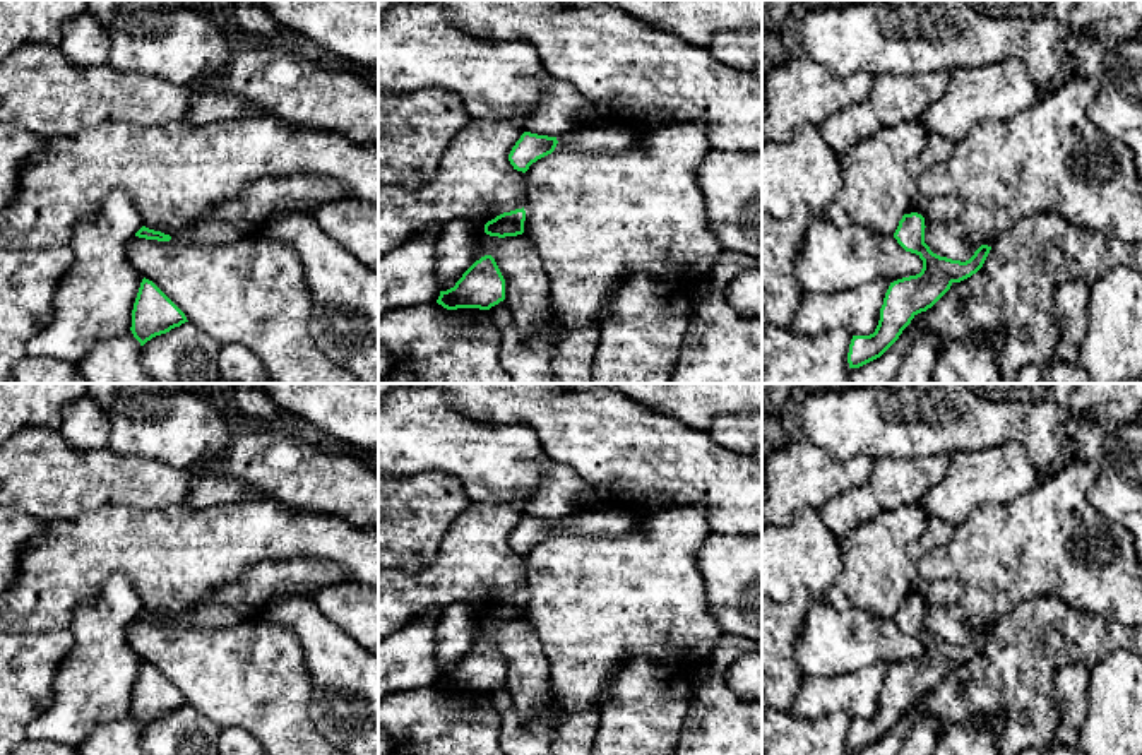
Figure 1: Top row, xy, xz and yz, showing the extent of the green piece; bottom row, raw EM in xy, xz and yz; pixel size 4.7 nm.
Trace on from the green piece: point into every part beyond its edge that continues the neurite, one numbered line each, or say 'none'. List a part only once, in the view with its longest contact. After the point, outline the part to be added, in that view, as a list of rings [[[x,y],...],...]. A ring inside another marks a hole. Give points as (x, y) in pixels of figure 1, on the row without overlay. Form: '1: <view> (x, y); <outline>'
1: xz (589, 523); [[[584,510],[556,520],[555,534],[584,538],[625,538],[640,526],[642,517],[618,510]]]

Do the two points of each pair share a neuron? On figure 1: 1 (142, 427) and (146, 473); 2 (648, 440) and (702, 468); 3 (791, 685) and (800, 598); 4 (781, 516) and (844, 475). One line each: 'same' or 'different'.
1: different
2: same
3: same
4: same

